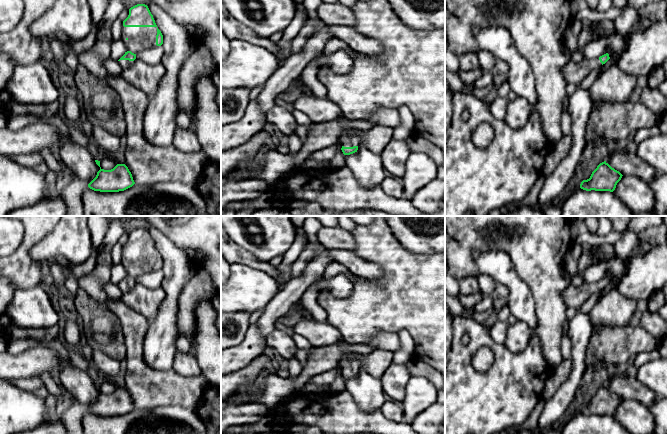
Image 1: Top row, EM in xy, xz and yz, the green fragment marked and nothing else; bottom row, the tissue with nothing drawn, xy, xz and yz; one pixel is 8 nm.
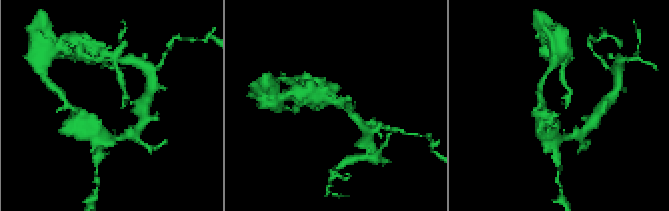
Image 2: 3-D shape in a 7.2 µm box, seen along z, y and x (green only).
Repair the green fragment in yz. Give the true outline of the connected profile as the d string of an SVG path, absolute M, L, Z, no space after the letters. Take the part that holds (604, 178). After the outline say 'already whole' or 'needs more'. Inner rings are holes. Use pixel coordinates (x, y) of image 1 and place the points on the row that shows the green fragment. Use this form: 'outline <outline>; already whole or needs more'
outline M606 161L600 163L587 180L583 180L580 188L586 191L610 191L613 192L622 174L612 168Z; already whole

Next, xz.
outline M346 129L340 139L342 141L342 152L344 155L350 155L358 150L359 136L356 129Z; needs more

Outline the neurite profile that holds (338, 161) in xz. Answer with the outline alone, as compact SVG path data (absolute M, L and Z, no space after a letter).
M341 149L337 151L336 155L331 160L331 165L334 169L340 169L340 168L346 166L345 156Z

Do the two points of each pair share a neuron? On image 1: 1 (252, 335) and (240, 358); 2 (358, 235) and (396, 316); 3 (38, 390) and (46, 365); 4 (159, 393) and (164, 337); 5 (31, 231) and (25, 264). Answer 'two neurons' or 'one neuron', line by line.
1: one neuron
2: one neuron
3: two neurons
4: two neurons
5: one neuron

